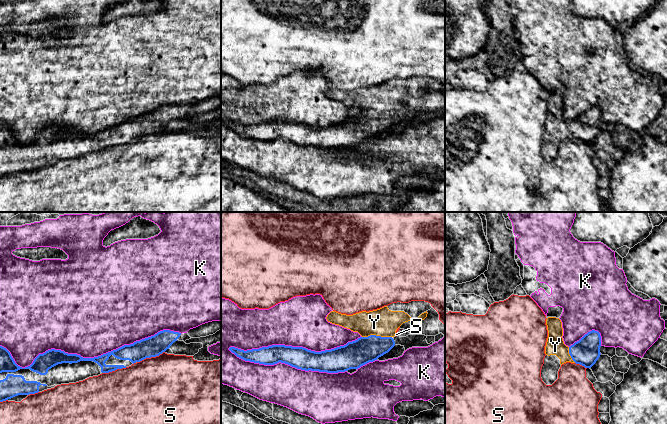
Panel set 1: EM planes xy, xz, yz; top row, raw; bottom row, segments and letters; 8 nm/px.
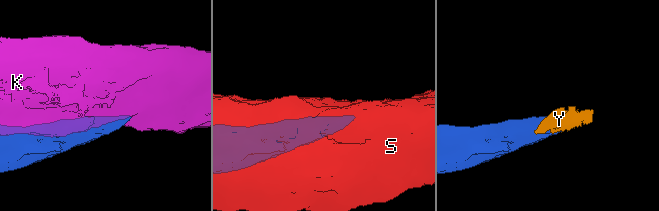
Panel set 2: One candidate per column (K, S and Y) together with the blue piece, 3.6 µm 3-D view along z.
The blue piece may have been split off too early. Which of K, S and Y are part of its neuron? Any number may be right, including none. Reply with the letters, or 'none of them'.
Y

